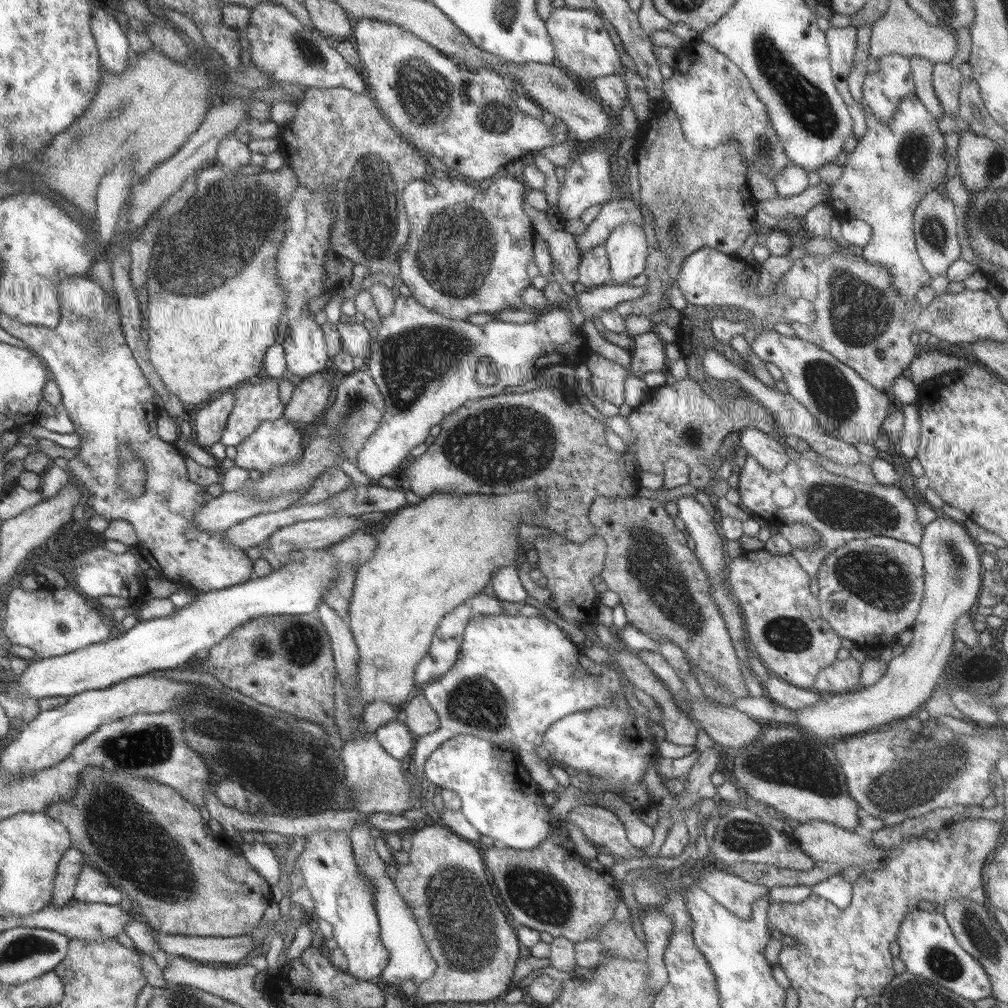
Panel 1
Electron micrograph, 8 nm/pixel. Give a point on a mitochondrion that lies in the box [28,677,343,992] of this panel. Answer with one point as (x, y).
(146, 865)

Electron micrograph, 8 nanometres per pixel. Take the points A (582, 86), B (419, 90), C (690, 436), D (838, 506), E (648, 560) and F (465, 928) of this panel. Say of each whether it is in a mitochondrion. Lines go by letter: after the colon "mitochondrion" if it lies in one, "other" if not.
A: other
B: mitochondrion
C: mitochondrion
D: mitochondrion
E: mitochondrion
F: mitochondrion

